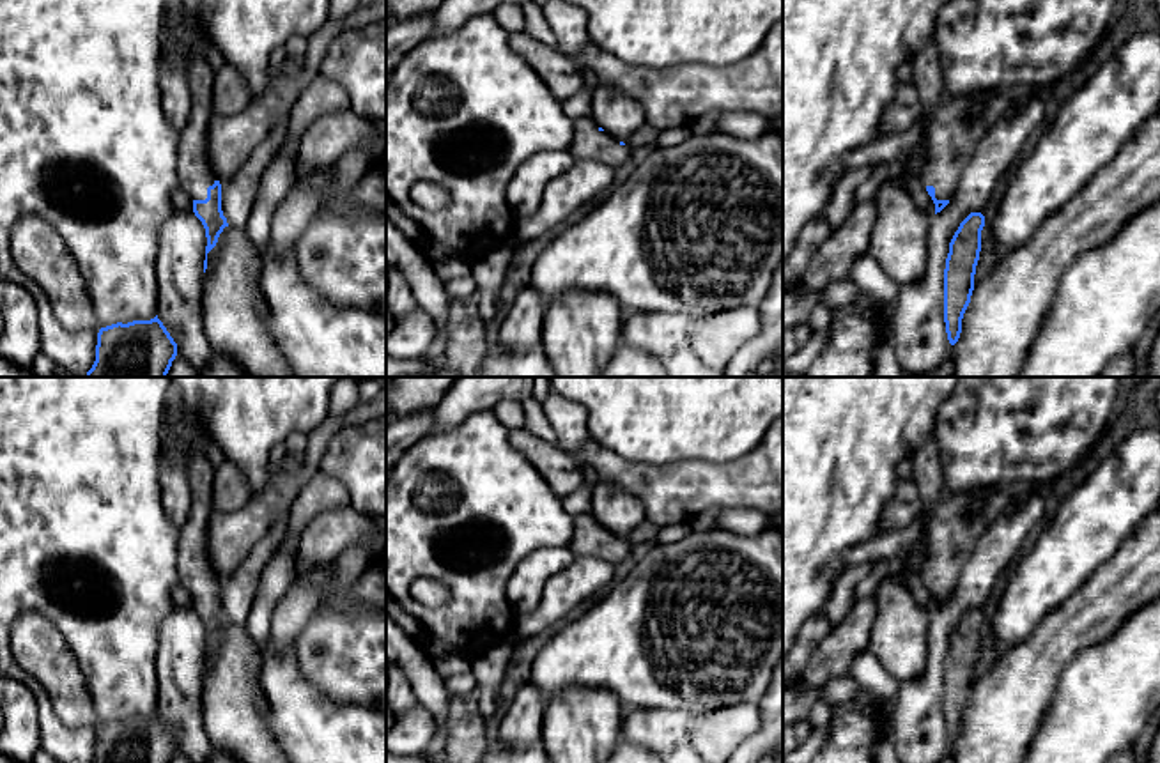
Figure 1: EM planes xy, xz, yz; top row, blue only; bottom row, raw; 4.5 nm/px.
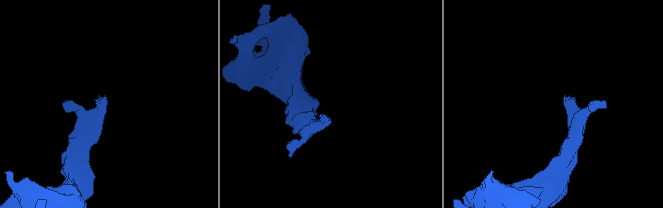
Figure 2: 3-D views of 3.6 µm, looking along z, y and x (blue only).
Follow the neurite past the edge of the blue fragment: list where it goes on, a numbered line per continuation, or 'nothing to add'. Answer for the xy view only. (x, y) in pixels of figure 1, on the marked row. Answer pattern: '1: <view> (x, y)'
1: xy (193, 170)

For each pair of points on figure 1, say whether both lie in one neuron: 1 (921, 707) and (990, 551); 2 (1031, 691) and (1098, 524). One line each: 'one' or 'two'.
1: one
2: two

